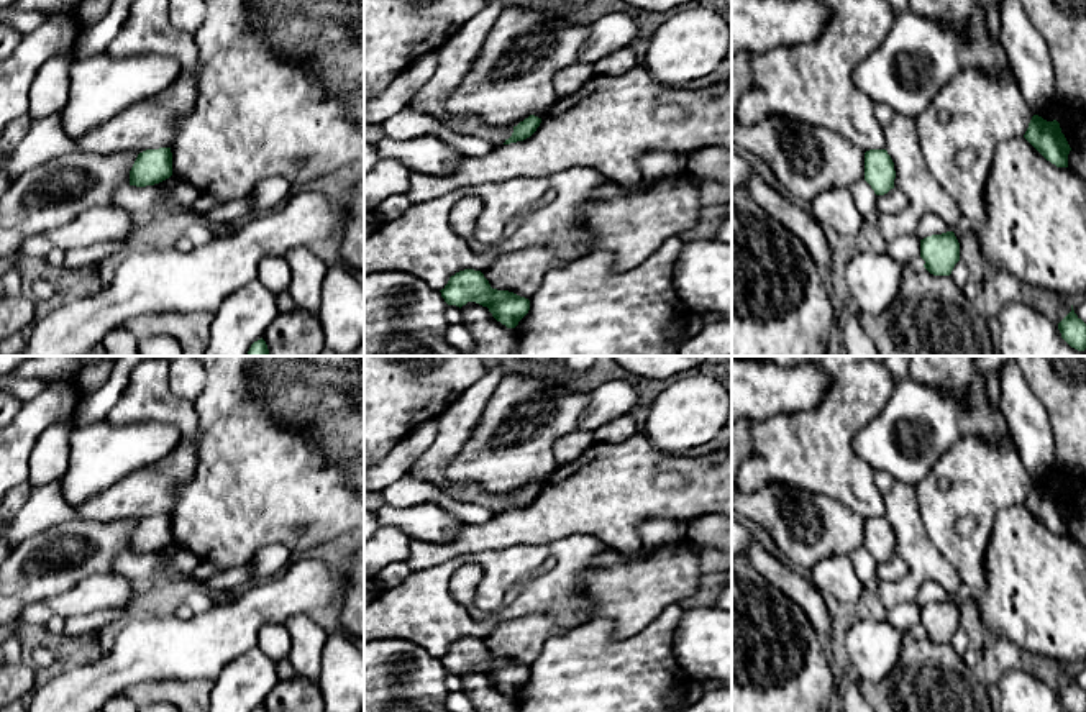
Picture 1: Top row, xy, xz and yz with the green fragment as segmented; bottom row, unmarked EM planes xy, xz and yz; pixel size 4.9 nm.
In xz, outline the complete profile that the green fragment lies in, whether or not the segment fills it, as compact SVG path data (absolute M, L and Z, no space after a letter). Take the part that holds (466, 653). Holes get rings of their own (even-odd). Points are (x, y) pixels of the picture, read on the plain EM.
M474 637L456 640L440 660L448 673L461 676L468 669L476 669L487 674L492 684L507 696L515 696L530 678L528 666L492 656L484 641Z

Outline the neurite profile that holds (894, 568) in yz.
M891 556L876 568L879 581L897 581L907 573L907 564L899 556Z

